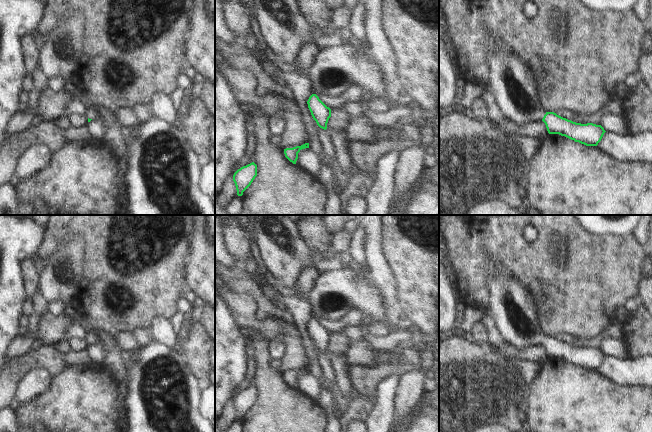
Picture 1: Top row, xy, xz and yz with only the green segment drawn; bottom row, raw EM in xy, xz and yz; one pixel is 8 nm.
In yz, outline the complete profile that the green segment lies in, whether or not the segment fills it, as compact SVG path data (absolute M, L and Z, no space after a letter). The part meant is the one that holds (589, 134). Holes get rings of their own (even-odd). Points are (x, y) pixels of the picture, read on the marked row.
M490 45L485 51L488 67L488 90L490 90L504 116L519 126L543 121L549 134L559 134L586 146L597 146L606 132L601 125L581 124L547 112L540 101L536 79L525 61L499 45Z

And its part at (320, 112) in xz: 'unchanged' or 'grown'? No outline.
grown

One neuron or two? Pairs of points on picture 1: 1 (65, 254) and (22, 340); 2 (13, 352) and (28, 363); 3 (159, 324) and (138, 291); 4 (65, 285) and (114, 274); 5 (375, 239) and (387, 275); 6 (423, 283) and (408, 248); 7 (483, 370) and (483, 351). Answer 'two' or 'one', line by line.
1: two
2: two
3: two
4: two
5: one
6: one
7: one

